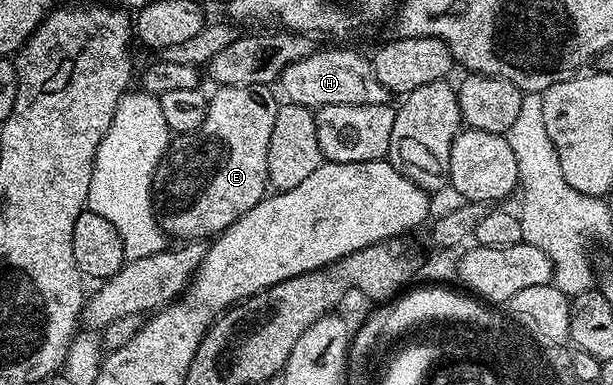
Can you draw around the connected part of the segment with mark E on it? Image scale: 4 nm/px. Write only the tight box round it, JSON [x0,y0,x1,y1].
[153,85,276,243]

